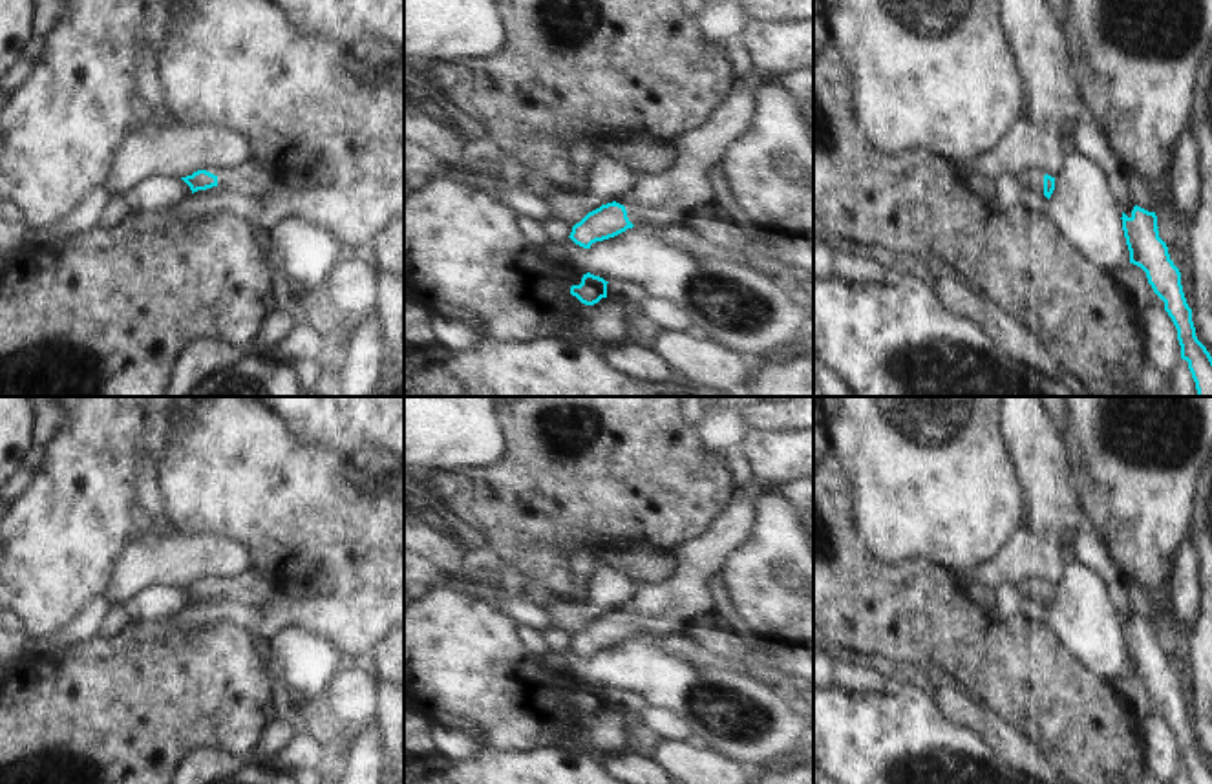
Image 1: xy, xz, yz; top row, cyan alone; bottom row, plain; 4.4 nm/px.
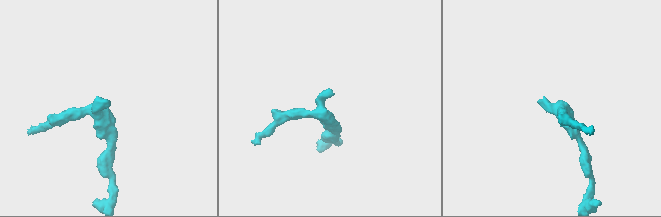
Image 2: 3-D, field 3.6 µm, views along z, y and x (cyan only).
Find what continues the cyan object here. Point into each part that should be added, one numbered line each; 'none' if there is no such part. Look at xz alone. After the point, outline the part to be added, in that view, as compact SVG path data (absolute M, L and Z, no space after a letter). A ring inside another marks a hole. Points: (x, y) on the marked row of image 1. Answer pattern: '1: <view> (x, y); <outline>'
1: xz (673, 194); M750 69L704 124L676 137L673 166L656 175L640 174L623 196L629 221L662 225L686 219L693 210L711 205L706 168L718 163L751 122L755 91L764 84L779 84L781 77Z

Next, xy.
1: xy (251, 180); M256 161L218 174L218 188L258 197L265 194L282 194L289 197L292 194L282 174L261 166Z

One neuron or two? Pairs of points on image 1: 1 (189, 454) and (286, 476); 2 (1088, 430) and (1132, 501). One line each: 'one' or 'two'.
1: one
2: one

